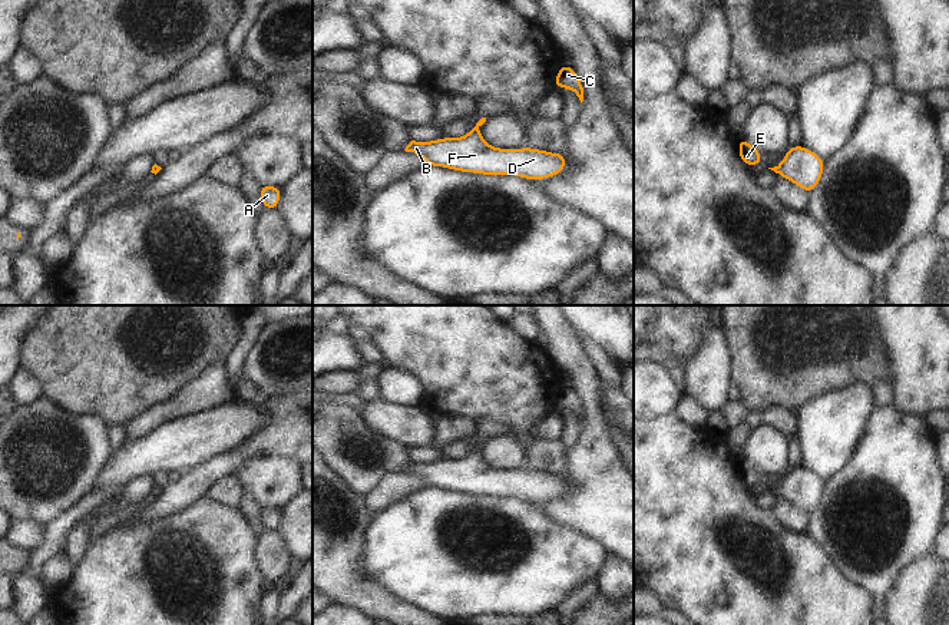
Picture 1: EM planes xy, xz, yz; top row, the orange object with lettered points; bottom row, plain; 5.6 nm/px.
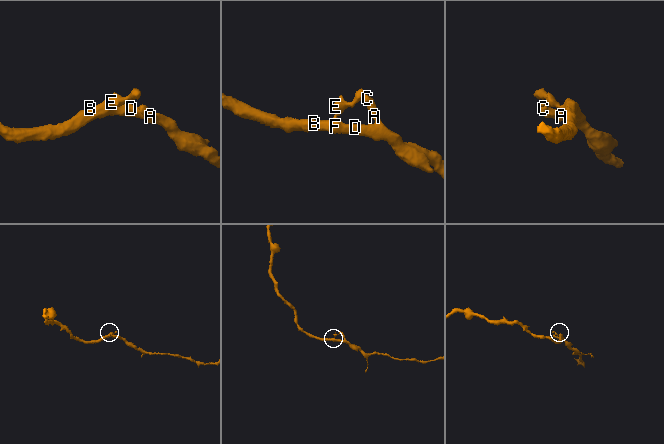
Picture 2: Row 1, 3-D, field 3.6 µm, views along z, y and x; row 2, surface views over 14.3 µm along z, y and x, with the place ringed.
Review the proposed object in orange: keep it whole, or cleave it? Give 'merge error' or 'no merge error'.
no merge error

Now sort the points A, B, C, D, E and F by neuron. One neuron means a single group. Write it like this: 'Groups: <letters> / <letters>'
Groups: A B C D E F

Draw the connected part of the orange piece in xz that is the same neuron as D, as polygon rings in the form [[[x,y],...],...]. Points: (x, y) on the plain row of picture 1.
[[[482,439],[463,459],[440,459],[430,463],[411,462],[406,473],[420,476],[426,487],[443,487],[457,493],[480,496],[516,496],[529,502],[558,497],[566,489],[566,479],[542,470],[500,470],[483,462]]]

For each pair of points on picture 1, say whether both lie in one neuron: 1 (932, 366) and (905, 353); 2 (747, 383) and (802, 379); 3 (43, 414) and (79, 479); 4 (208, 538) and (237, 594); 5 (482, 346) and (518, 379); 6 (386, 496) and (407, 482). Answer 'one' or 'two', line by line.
1: one
2: one
3: one
4: one
5: one
6: one

